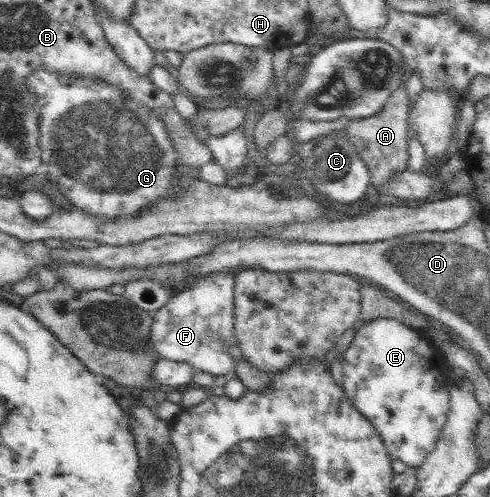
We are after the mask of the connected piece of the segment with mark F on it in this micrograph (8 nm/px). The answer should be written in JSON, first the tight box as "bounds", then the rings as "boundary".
{"bounds":[147,272,238,376],"boundary":[[[212,272],[212,274],[196,274],[196,276],[192,276],[192,282],[188,283],[186,287],[183,288],[182,291],[177,292],[176,294],[172,294],[172,297],[169,301],[154,312],[153,315],[153,324],[151,329],[151,342],[149,346],[147,346],[147,352],[149,354],[153,354],[155,359],[166,359],[168,361],[176,361],[176,362],[186,362],[190,364],[194,370],[201,371],[205,373],[210,373],[217,376],[236,376],[235,373],[235,355],[238,354],[237,344],[234,339],[233,334],[233,297],[234,297],[234,275],[232,272]]]}

